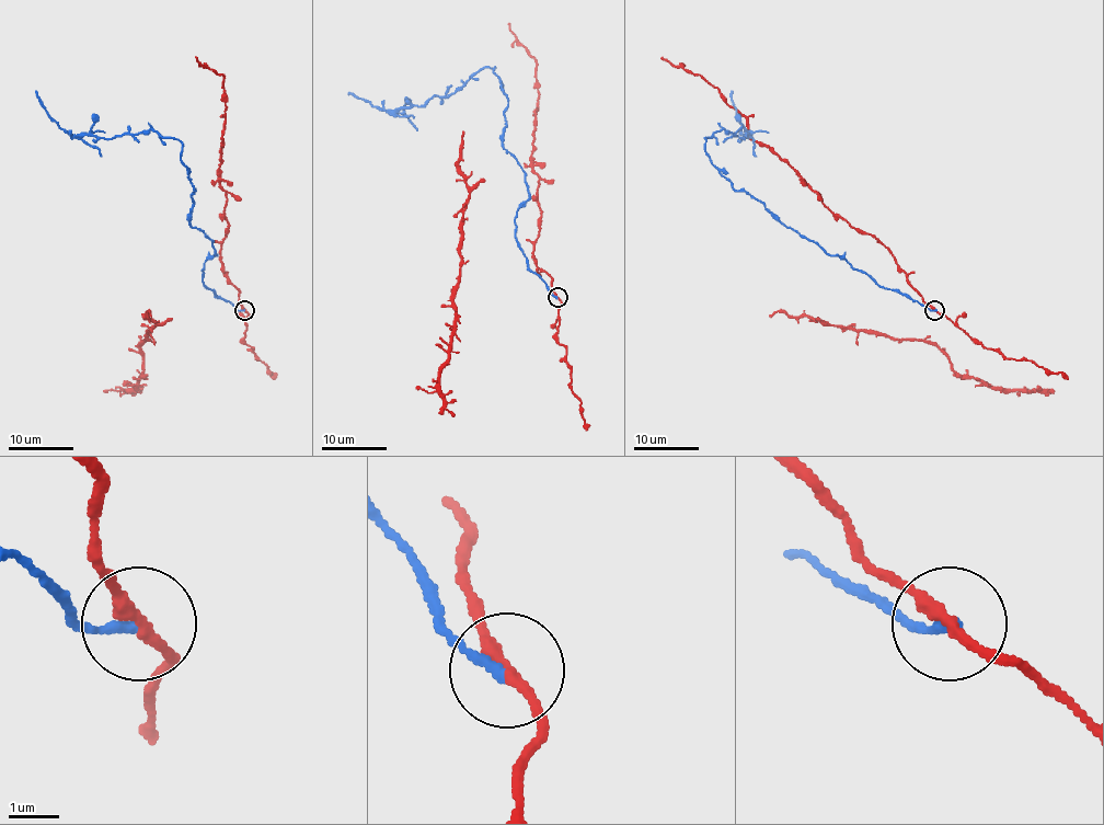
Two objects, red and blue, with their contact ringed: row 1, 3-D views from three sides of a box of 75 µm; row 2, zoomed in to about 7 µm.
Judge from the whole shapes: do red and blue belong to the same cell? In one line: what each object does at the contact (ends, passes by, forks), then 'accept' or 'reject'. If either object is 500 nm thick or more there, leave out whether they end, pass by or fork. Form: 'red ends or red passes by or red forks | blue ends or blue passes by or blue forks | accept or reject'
red passes by | blue ends | reject

